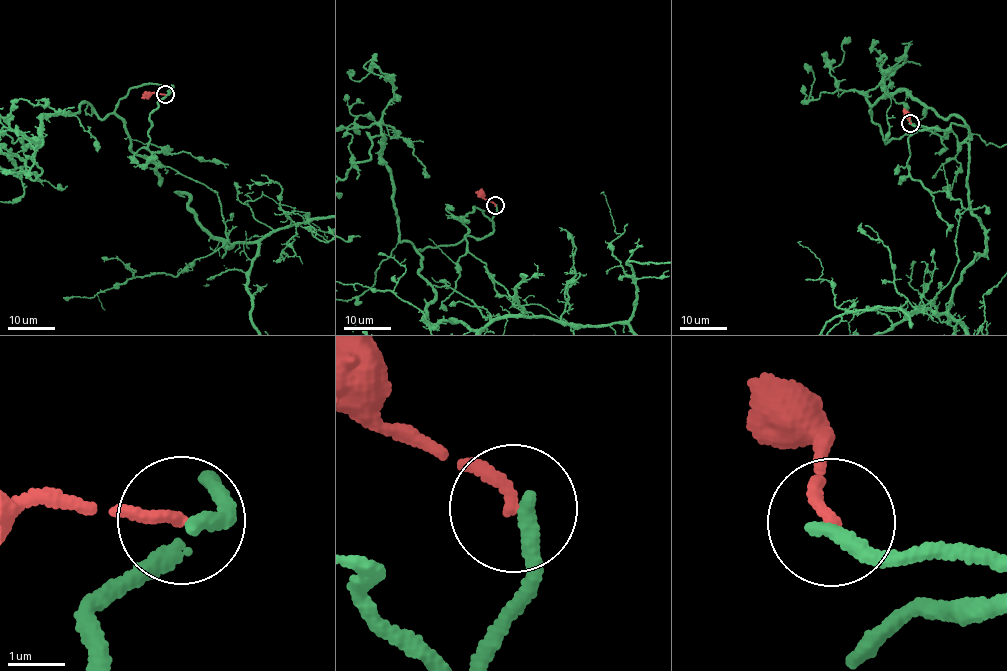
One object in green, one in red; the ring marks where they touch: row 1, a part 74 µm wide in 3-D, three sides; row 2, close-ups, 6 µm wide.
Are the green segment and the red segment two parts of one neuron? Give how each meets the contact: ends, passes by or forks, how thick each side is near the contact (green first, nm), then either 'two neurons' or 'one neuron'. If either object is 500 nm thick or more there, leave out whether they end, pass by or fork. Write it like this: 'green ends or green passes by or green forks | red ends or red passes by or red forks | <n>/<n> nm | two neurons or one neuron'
green ends | red ends | 280/200 nm | two neurons

